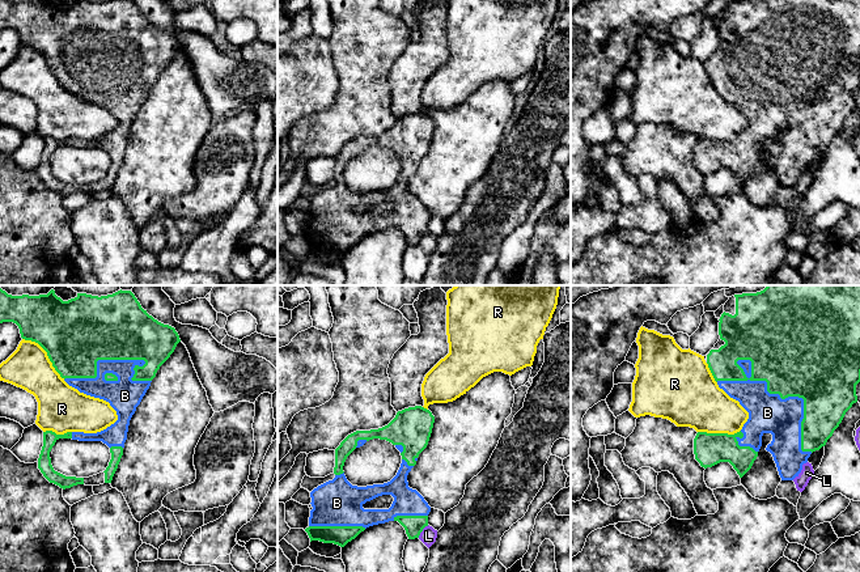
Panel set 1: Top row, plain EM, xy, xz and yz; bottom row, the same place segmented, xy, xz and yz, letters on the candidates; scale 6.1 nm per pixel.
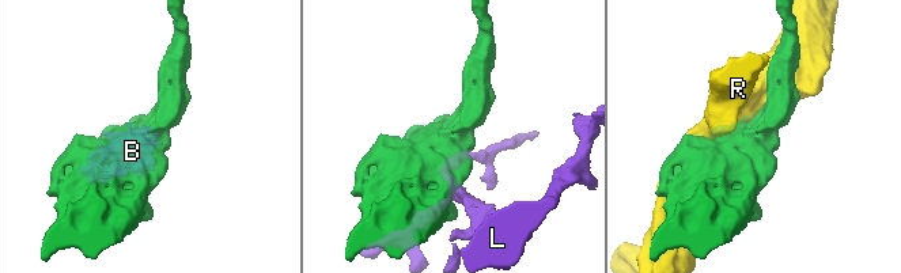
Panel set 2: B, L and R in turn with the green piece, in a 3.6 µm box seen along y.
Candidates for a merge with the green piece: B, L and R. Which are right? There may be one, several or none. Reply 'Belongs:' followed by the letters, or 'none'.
Belongs: B

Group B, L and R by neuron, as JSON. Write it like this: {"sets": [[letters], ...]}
{"sets": [["B"], ["L"], ["R"]]}

